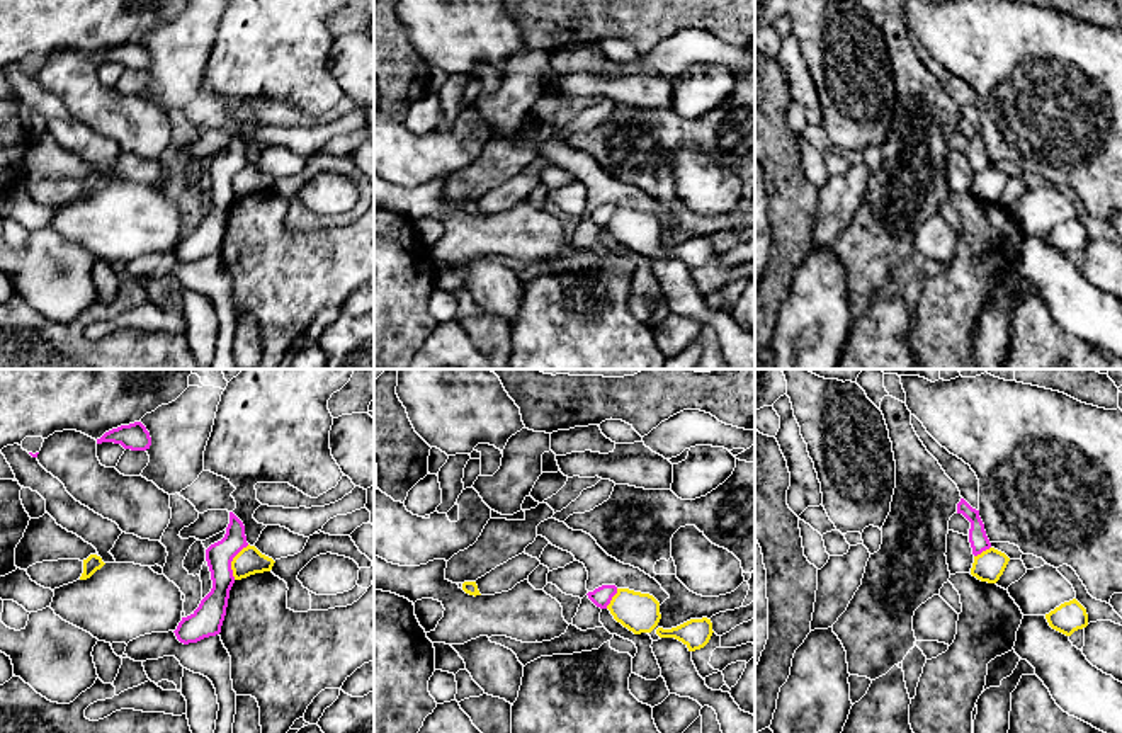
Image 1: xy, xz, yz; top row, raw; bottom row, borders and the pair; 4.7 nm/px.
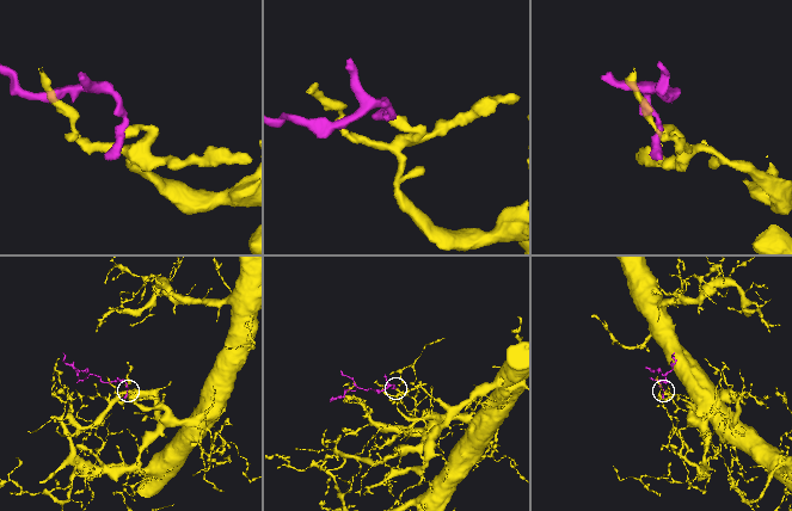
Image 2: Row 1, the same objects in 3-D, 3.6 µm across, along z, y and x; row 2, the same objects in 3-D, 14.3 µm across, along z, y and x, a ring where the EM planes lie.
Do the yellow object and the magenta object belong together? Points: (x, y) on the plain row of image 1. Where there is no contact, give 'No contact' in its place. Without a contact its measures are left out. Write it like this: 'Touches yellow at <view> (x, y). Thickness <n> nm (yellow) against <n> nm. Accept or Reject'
Touches yellow at xy (232, 181). Thickness 130 nm (yellow) against 130 nm. Reject

